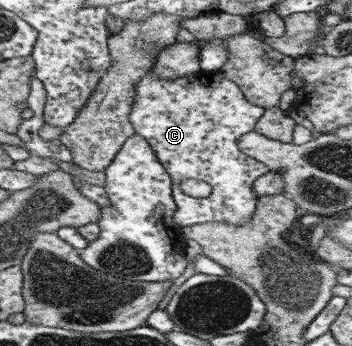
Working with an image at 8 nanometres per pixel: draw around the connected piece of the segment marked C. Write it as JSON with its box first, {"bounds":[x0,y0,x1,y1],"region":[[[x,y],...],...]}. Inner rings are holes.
{"bounds":[129,66,269,227],"region":[[[153,66],[151,70],[145,72],[145,75],[135,84],[135,95],[134,102],[132,102],[132,110],[129,114],[130,122],[132,123],[133,129],[136,135],[140,135],[154,151],[155,157],[163,164],[166,172],[171,176],[172,181],[172,194],[173,199],[176,203],[176,212],[173,214],[173,220],[175,223],[181,227],[189,227],[195,224],[206,223],[206,222],[227,222],[228,224],[233,224],[234,226],[242,226],[245,222],[248,222],[254,214],[258,197],[253,191],[252,183],[259,178],[259,176],[265,175],[269,168],[261,163],[259,160],[253,159],[251,156],[244,154],[238,145],[238,140],[240,136],[246,134],[247,132],[252,132],[254,130],[255,124],[258,119],[264,114],[265,109],[260,108],[260,106],[252,105],[244,96],[243,92],[238,88],[237,84],[234,84],[231,80],[228,80],[219,70],[218,71],[202,71],[199,70],[194,74],[189,74],[188,76],[180,76],[174,80],[166,80],[165,78],[160,78],[155,76],[153,72]],[[188,179],[200,179],[207,182],[213,189],[208,195],[208,198],[192,198],[188,196],[187,193],[183,191],[180,183]]]}

